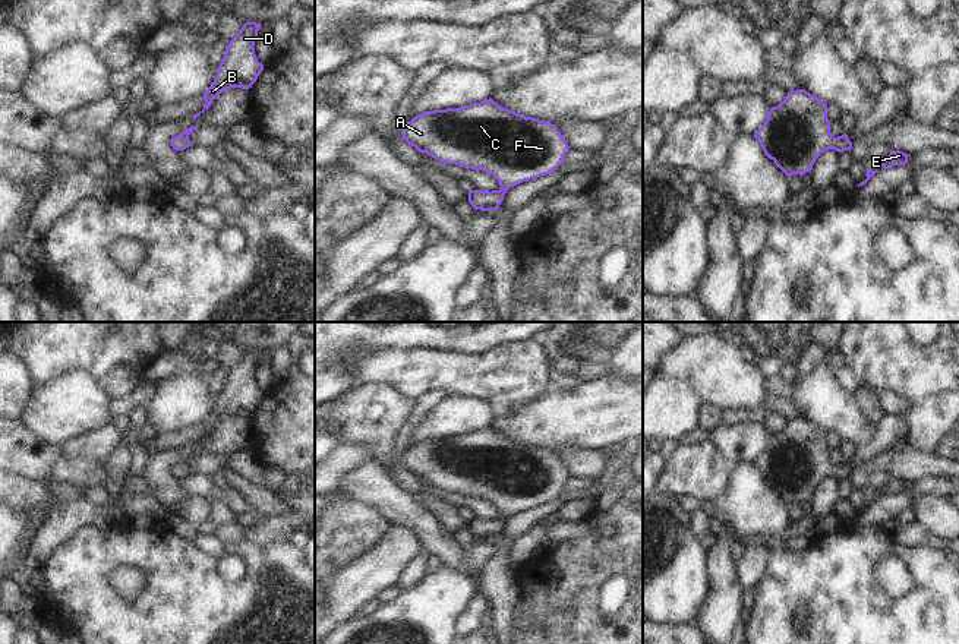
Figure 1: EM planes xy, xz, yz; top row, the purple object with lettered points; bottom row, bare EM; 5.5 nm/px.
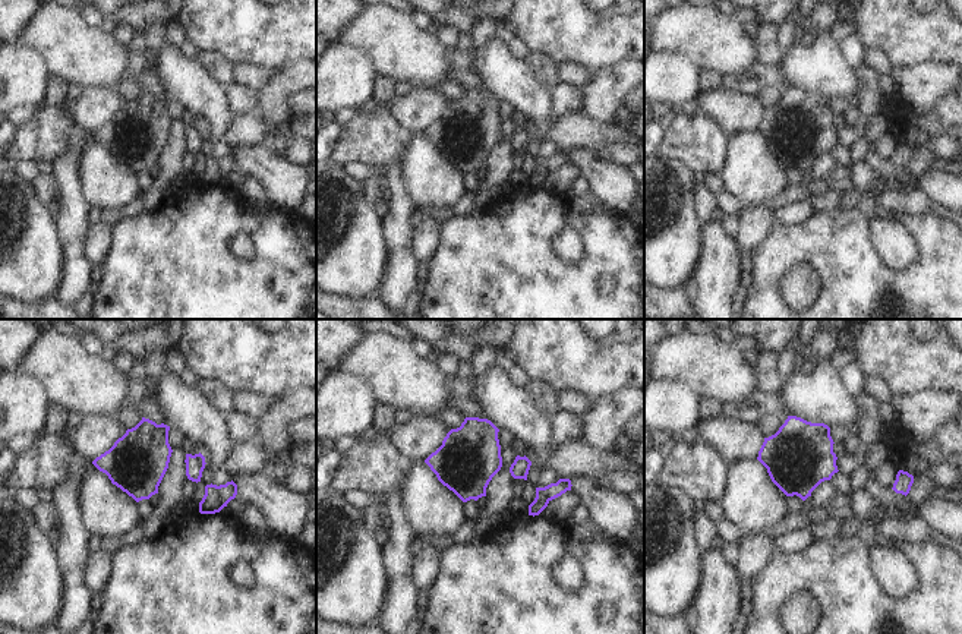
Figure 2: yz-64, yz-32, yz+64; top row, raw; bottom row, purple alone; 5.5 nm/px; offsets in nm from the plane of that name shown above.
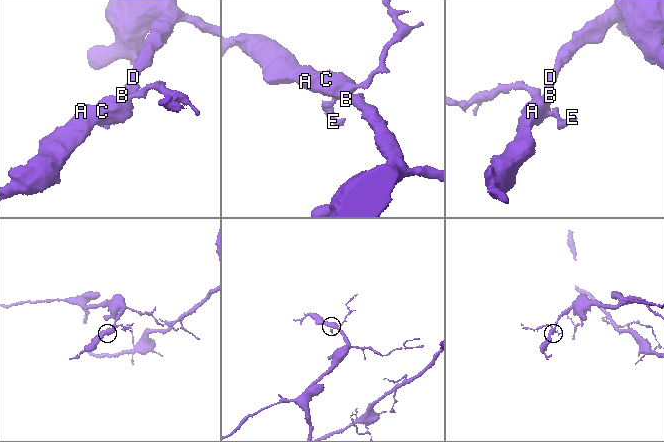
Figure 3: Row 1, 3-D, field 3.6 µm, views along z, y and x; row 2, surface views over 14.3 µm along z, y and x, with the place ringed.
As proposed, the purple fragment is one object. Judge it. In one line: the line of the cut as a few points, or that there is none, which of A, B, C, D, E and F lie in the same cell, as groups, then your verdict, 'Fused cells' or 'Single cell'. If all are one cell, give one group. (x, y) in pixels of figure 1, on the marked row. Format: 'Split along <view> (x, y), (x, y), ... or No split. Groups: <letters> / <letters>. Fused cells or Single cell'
No split. Groups: A B C D E F. Single cell.

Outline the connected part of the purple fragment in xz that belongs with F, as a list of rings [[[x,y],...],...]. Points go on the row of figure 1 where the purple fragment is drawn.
[[[492,98],[458,108],[422,113],[403,124],[401,135],[419,152],[444,164],[492,174],[501,186],[499,190],[469,190],[470,205],[483,212],[496,211],[510,187],[555,171],[570,151],[555,124],[504,108]]]

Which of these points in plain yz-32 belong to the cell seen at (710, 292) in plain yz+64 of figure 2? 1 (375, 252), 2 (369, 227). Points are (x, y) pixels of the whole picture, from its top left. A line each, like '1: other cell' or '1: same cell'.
1: other cell
2: other cell

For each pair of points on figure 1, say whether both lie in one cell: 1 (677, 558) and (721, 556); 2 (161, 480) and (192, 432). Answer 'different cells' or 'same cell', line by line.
1: different cells
2: different cells

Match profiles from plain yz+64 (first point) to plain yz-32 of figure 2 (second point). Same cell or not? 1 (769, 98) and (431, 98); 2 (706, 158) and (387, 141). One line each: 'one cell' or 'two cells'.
1: two cells
2: one cell

